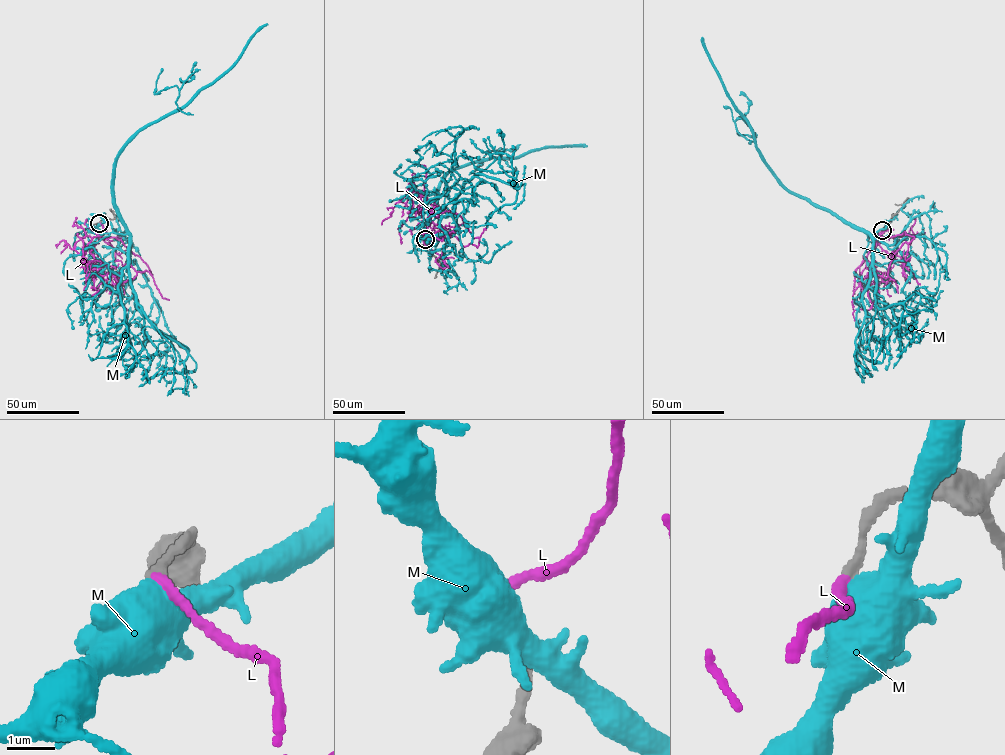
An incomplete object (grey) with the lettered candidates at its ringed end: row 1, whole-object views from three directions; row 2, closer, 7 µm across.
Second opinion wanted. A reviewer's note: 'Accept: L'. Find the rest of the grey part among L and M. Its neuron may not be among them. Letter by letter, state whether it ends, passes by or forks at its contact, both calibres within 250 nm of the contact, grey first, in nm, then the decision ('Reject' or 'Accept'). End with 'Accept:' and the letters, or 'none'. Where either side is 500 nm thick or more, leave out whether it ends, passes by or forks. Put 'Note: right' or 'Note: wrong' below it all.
L: It ends there. Thickness 220 nm (grey) against 200 nm. Accept
M: Thickness 220 nm (grey) against 800 nm. Reject
Accept: L
Note: right

